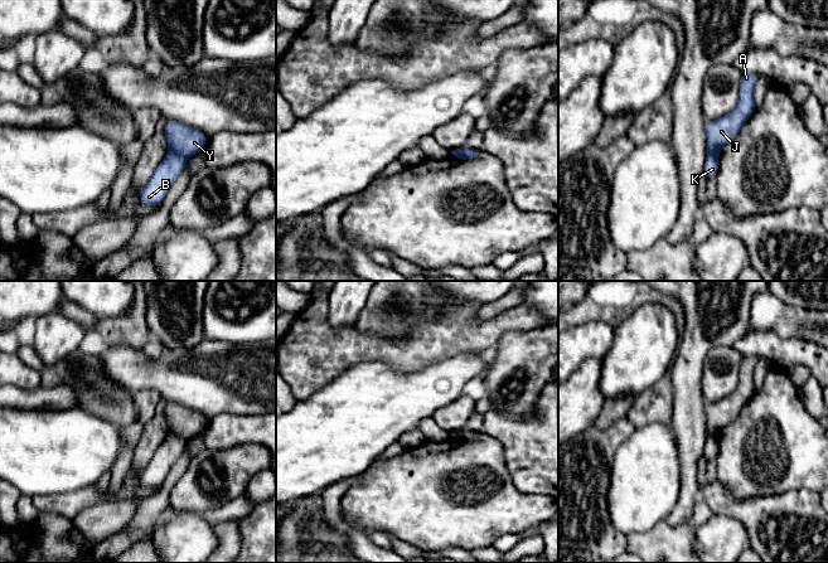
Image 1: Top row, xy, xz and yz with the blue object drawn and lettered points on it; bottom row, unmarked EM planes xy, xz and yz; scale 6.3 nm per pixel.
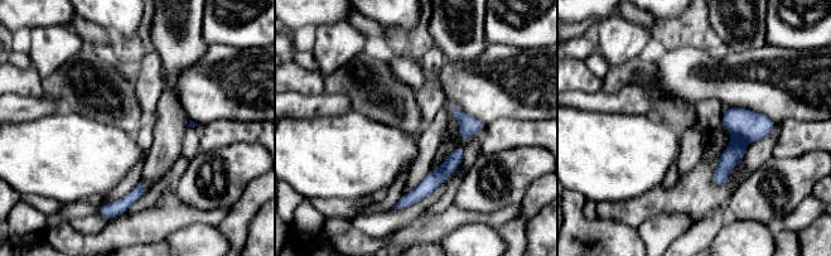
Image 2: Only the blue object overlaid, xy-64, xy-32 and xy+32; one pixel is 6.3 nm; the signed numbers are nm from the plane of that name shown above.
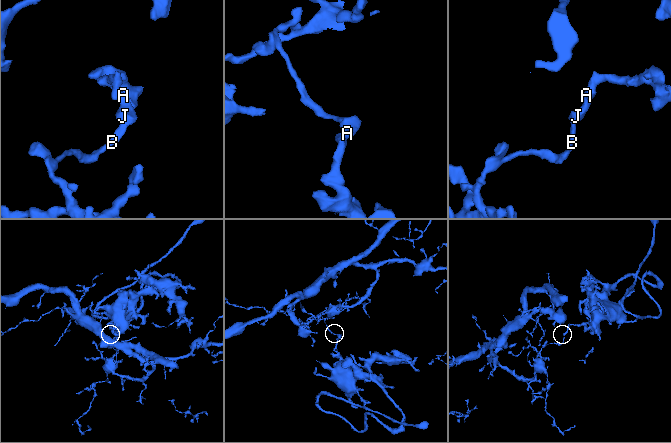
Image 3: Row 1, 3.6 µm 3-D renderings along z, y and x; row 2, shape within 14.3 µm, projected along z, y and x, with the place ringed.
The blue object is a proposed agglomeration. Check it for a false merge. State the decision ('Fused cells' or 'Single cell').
Fused cells

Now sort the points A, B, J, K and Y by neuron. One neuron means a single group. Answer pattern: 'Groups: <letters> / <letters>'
Groups: A J Y / B K

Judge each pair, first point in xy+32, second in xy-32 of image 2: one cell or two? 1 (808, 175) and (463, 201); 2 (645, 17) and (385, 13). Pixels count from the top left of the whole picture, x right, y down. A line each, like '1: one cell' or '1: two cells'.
1: one cell
2: two cells

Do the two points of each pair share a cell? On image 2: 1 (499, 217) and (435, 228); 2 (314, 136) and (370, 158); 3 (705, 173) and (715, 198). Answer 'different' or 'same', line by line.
1: same
2: same
3: same

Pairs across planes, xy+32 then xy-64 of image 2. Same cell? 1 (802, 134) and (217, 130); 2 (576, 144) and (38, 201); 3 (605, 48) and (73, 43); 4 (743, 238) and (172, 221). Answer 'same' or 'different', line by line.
1: same
2: different
3: same
4: different

